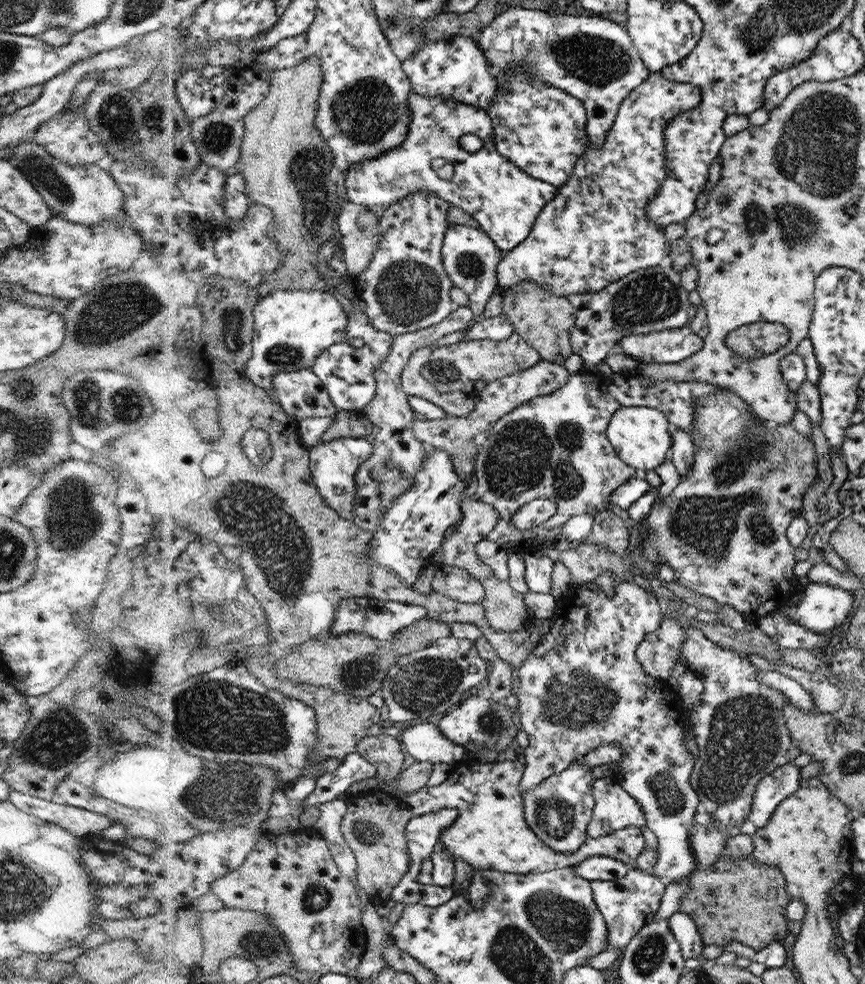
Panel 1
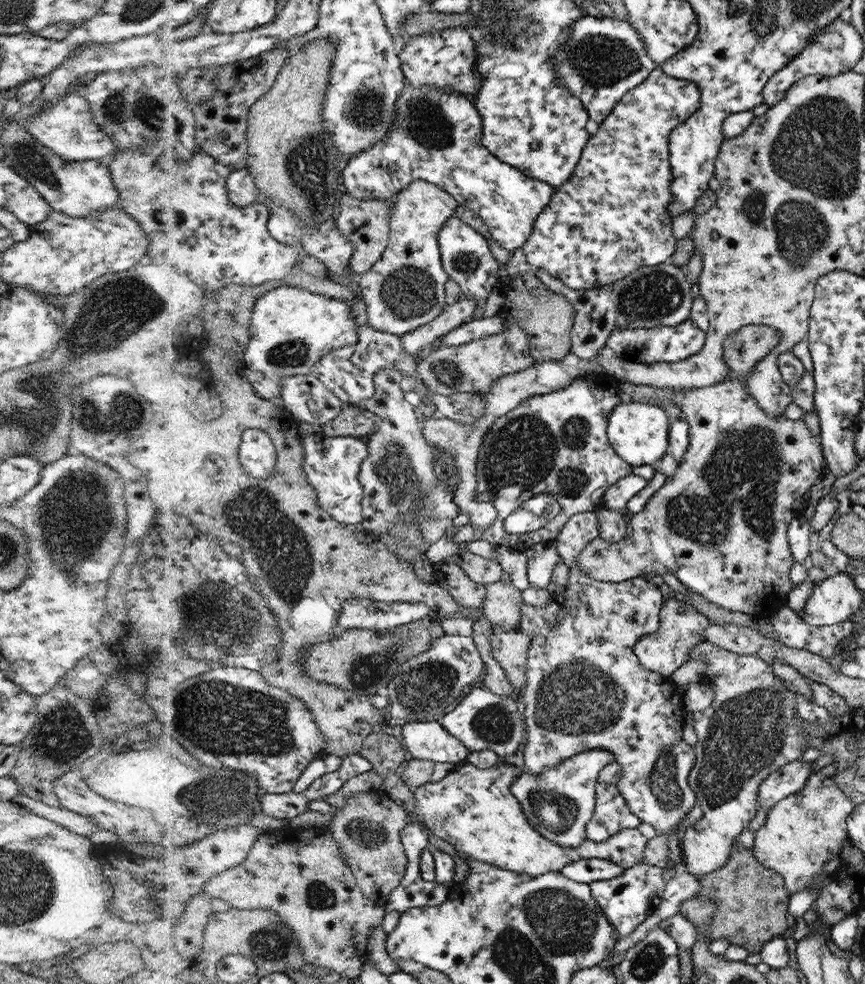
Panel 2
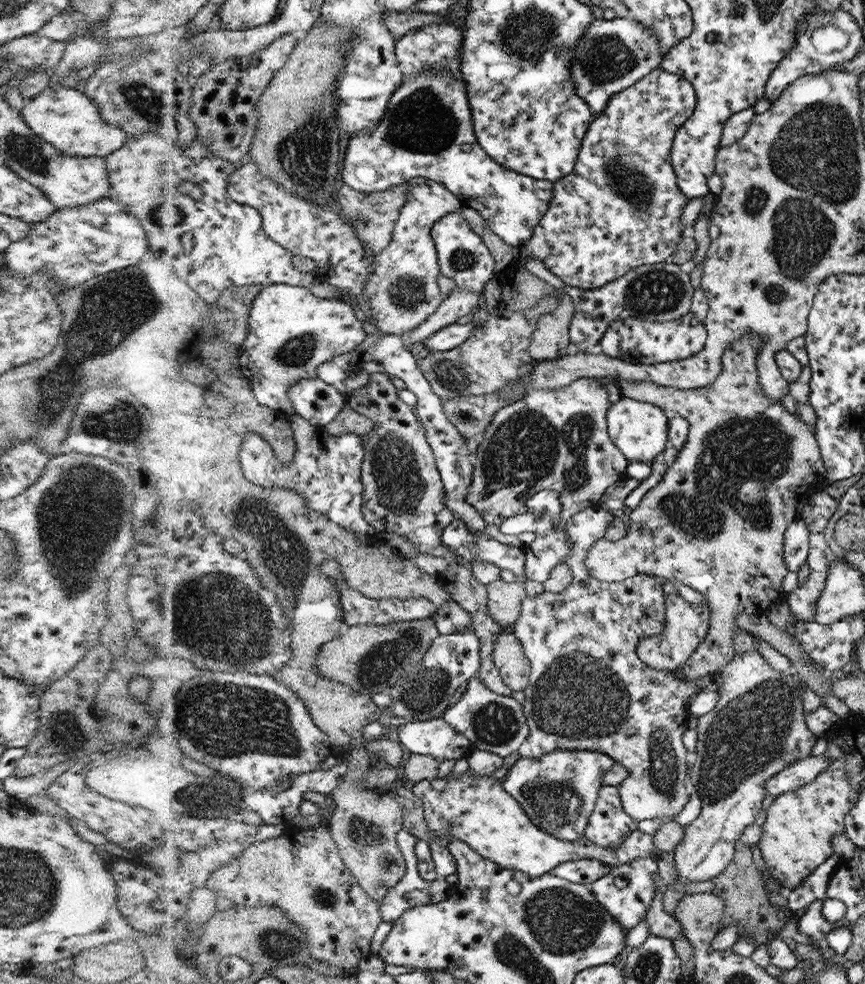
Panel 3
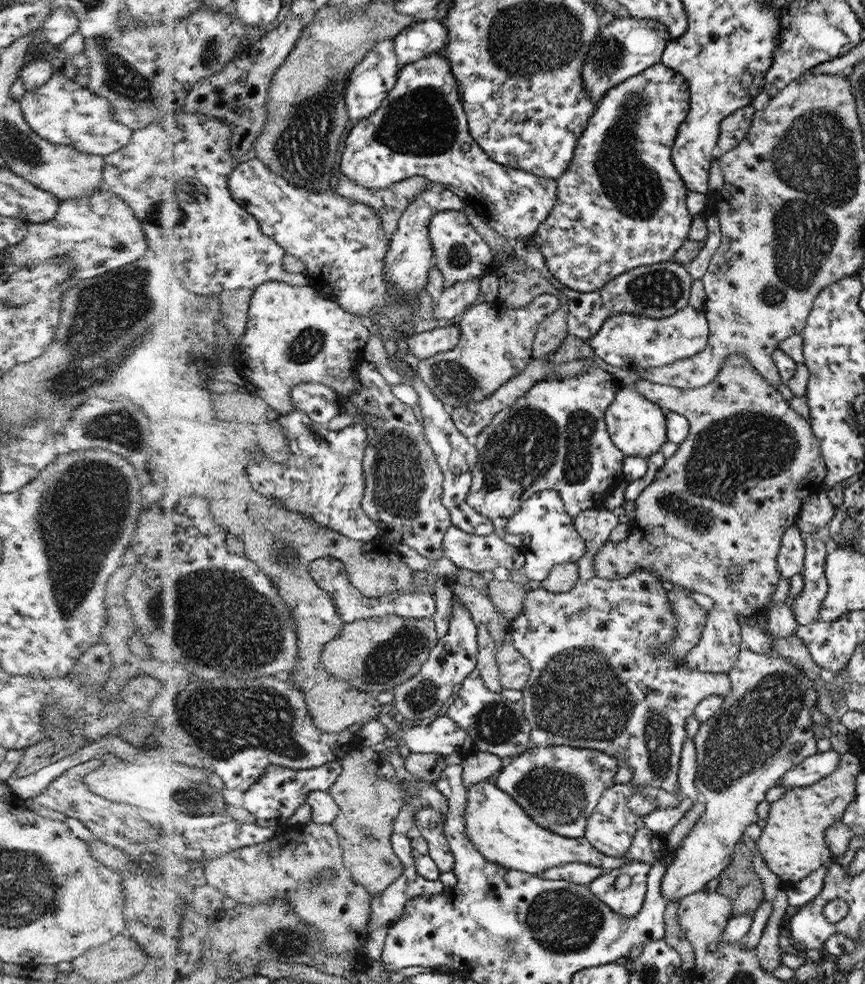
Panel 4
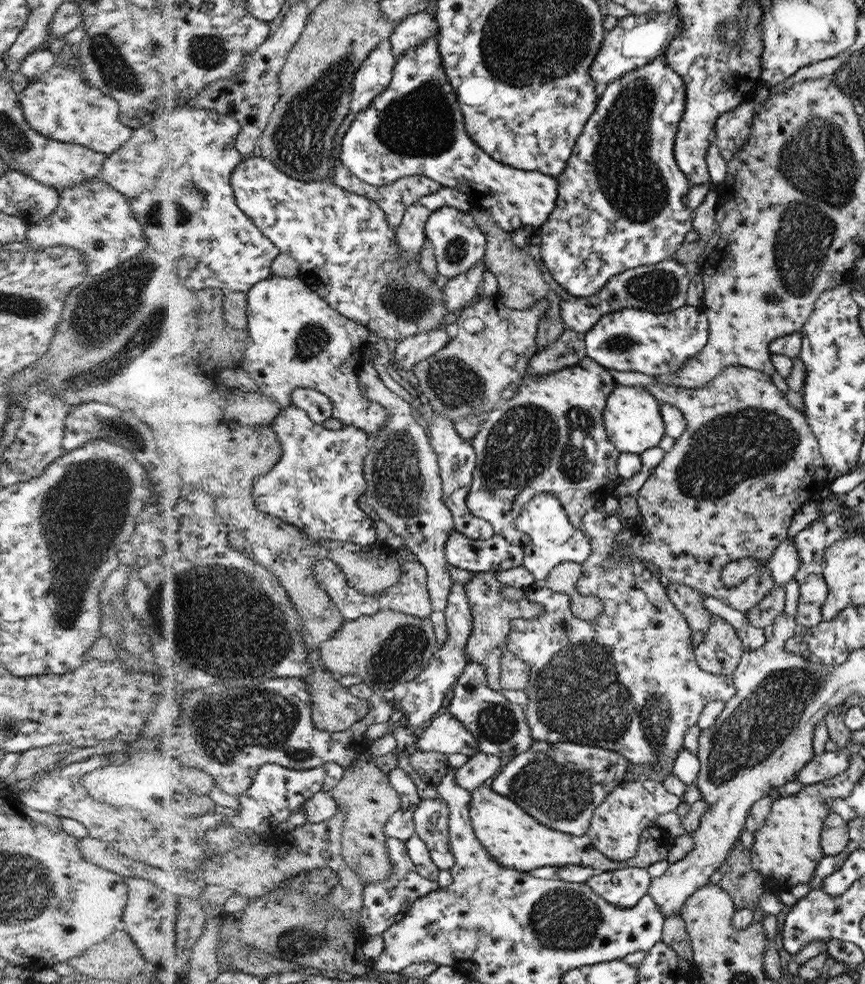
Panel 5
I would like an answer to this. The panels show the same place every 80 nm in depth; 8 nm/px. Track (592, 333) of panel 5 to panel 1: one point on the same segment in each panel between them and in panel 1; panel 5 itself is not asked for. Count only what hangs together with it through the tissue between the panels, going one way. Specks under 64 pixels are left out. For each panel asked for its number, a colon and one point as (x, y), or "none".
1: (667, 346)
2: (661, 344)
3: (637, 341)
4: (627, 339)

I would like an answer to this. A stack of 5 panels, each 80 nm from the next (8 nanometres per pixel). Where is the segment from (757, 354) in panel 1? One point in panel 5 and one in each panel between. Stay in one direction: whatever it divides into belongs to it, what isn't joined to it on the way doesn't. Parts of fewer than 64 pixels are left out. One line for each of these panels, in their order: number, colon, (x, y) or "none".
2: (719, 525)
3: (716, 522)
4: (726, 497)
5: (728, 489)

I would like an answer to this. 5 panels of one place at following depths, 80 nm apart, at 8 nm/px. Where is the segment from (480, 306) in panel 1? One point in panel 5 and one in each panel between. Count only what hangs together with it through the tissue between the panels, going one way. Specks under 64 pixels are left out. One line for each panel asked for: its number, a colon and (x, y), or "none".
2: (466, 256)
3: (463, 256)
4: (461, 254)
5: (458, 243)

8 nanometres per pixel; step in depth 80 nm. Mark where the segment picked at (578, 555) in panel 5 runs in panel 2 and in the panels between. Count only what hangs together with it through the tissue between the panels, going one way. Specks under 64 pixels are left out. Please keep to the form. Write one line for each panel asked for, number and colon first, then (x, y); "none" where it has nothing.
2: (538, 511)
3: (542, 511)
4: (554, 540)

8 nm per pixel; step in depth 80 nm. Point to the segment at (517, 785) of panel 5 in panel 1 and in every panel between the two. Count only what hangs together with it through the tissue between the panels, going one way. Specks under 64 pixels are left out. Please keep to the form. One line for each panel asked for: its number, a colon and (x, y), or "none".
1: (561, 807)
2: (560, 802)
3: (559, 791)
4: (560, 786)

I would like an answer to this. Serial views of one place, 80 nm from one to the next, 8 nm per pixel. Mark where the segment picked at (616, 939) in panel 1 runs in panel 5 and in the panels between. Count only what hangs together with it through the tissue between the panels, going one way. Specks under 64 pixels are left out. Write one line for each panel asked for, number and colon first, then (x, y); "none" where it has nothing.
2: (627, 900)
3: (627, 892)
4: (624, 890)
5: (624, 888)

